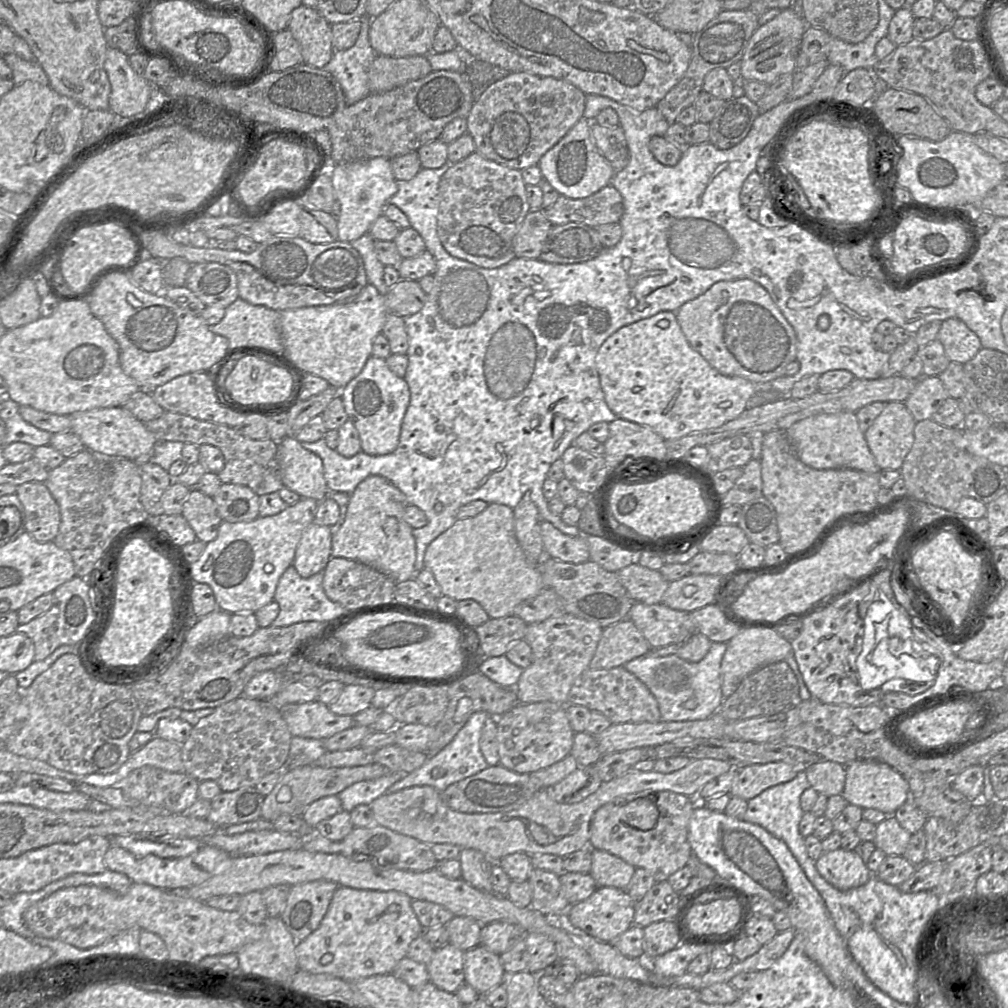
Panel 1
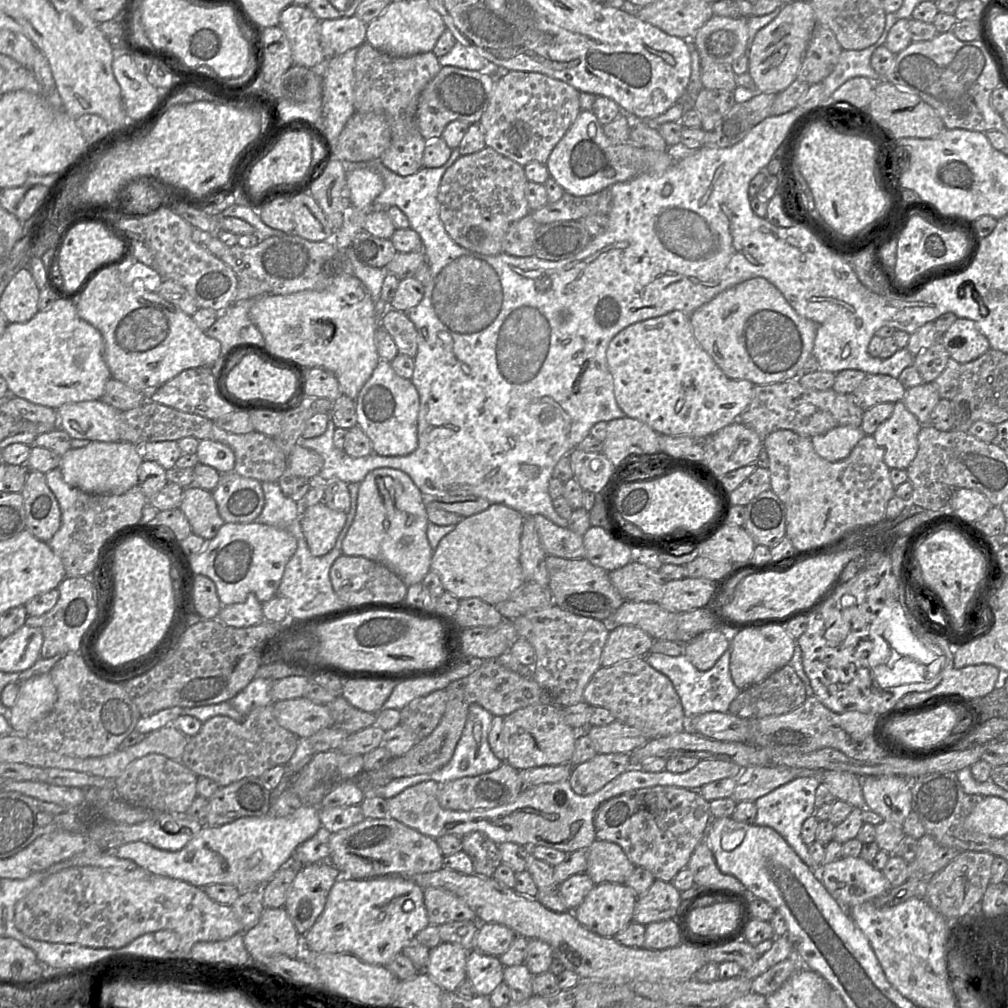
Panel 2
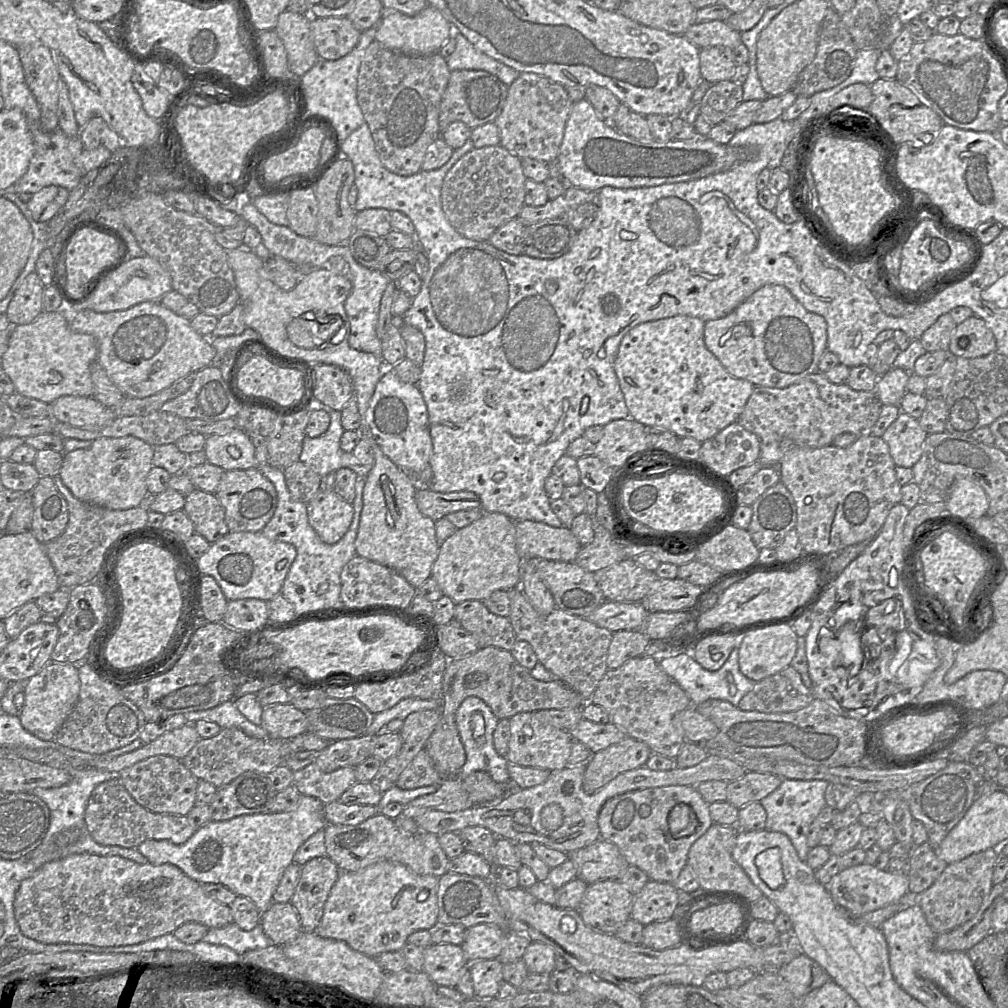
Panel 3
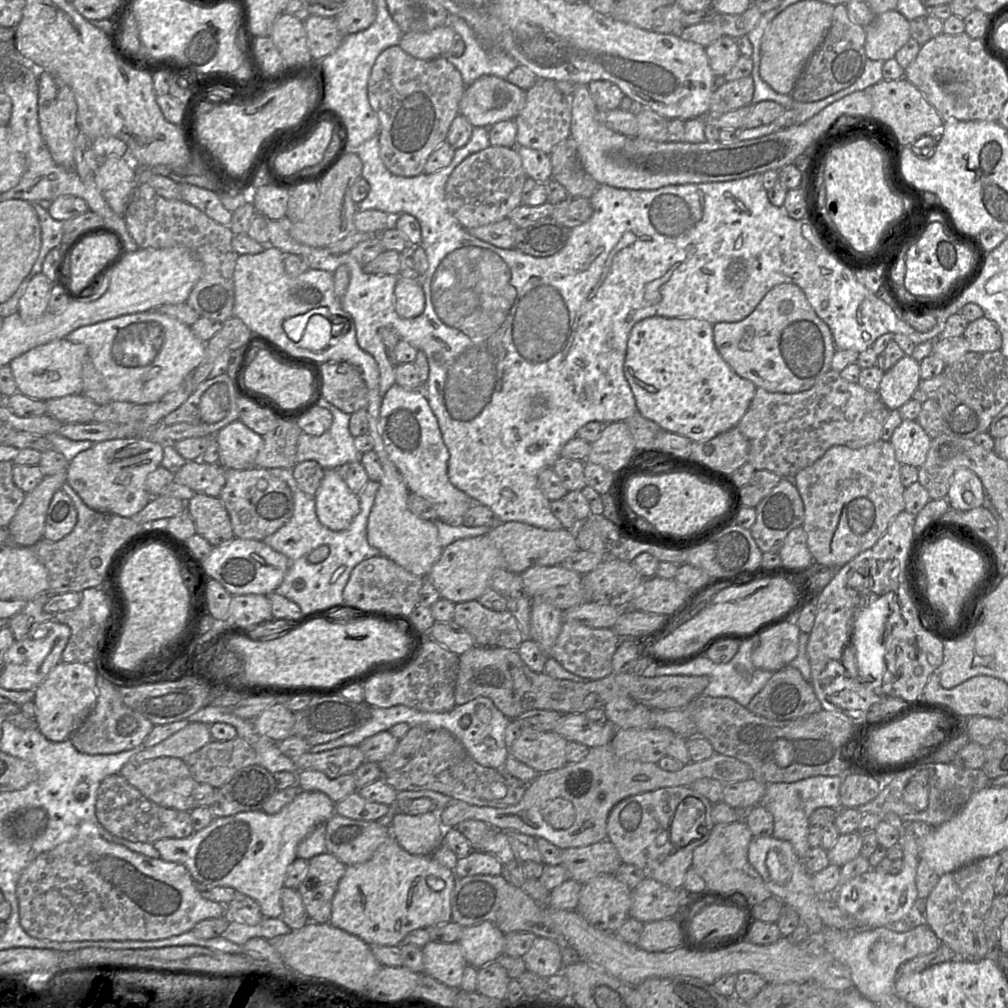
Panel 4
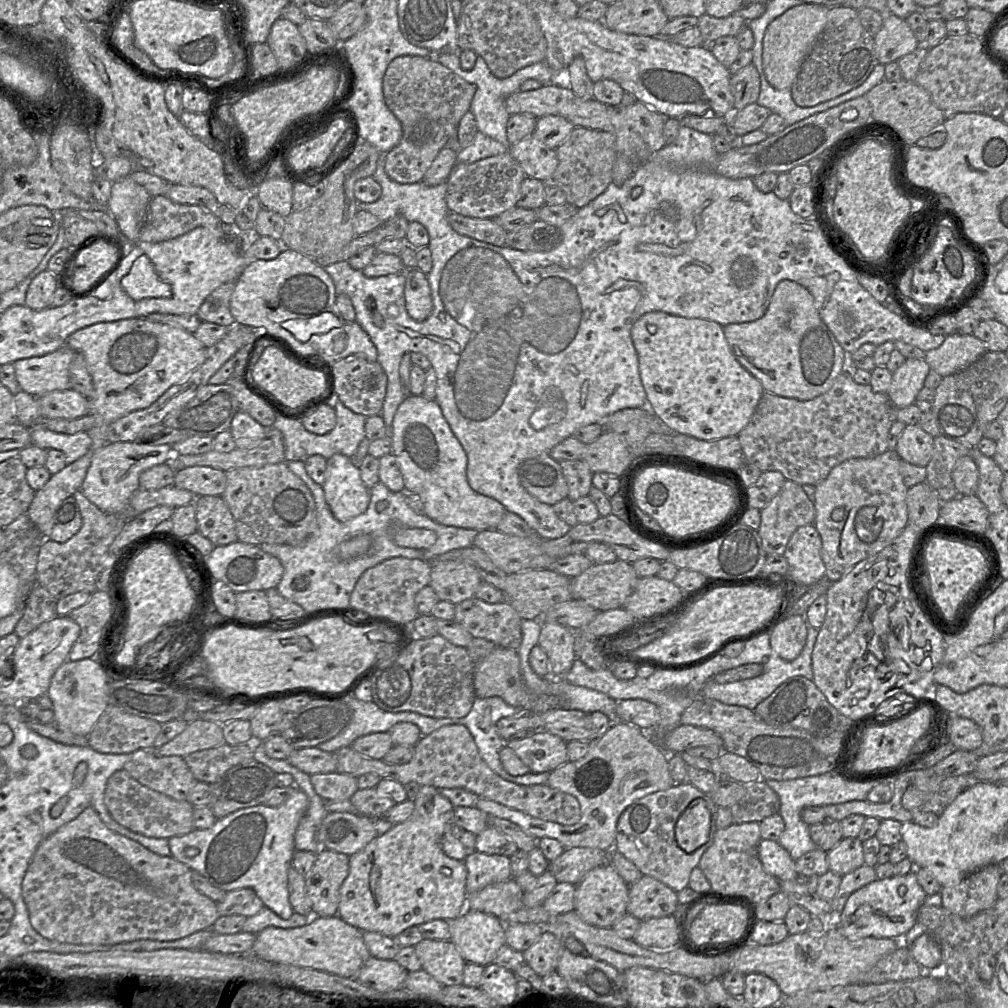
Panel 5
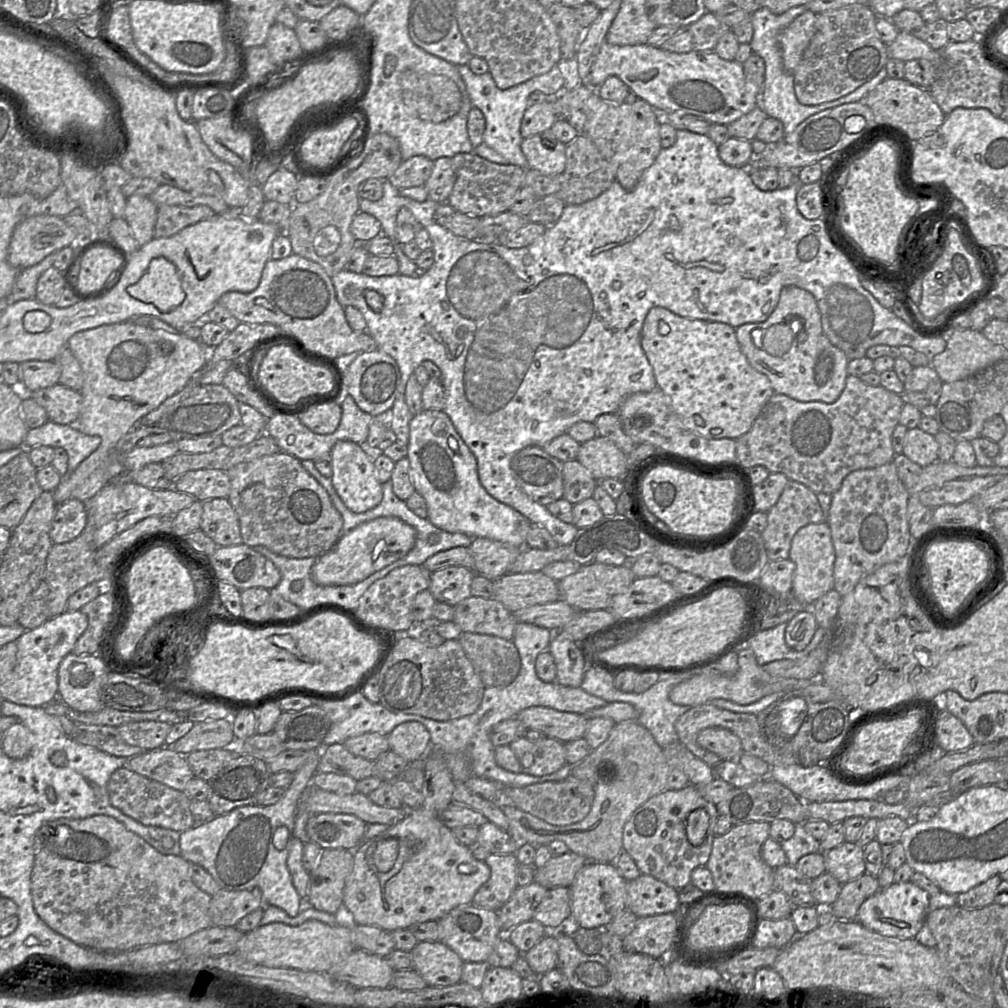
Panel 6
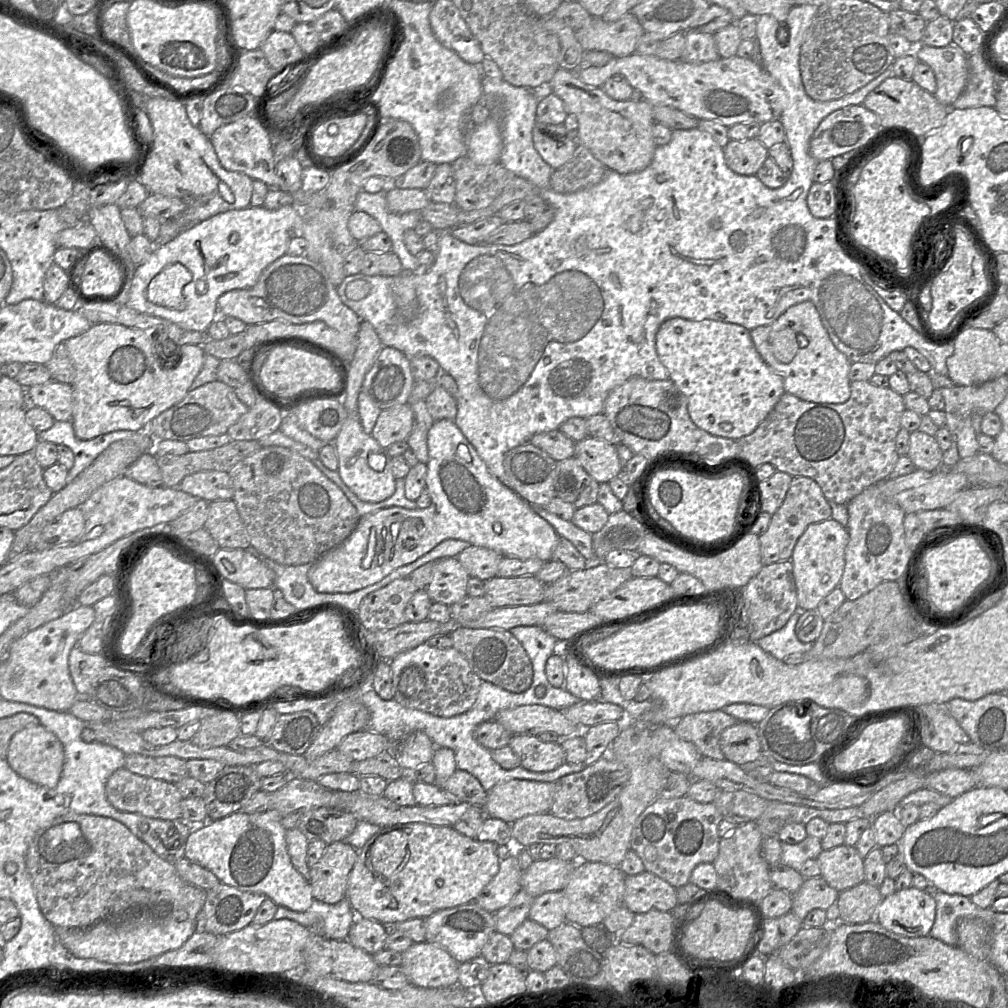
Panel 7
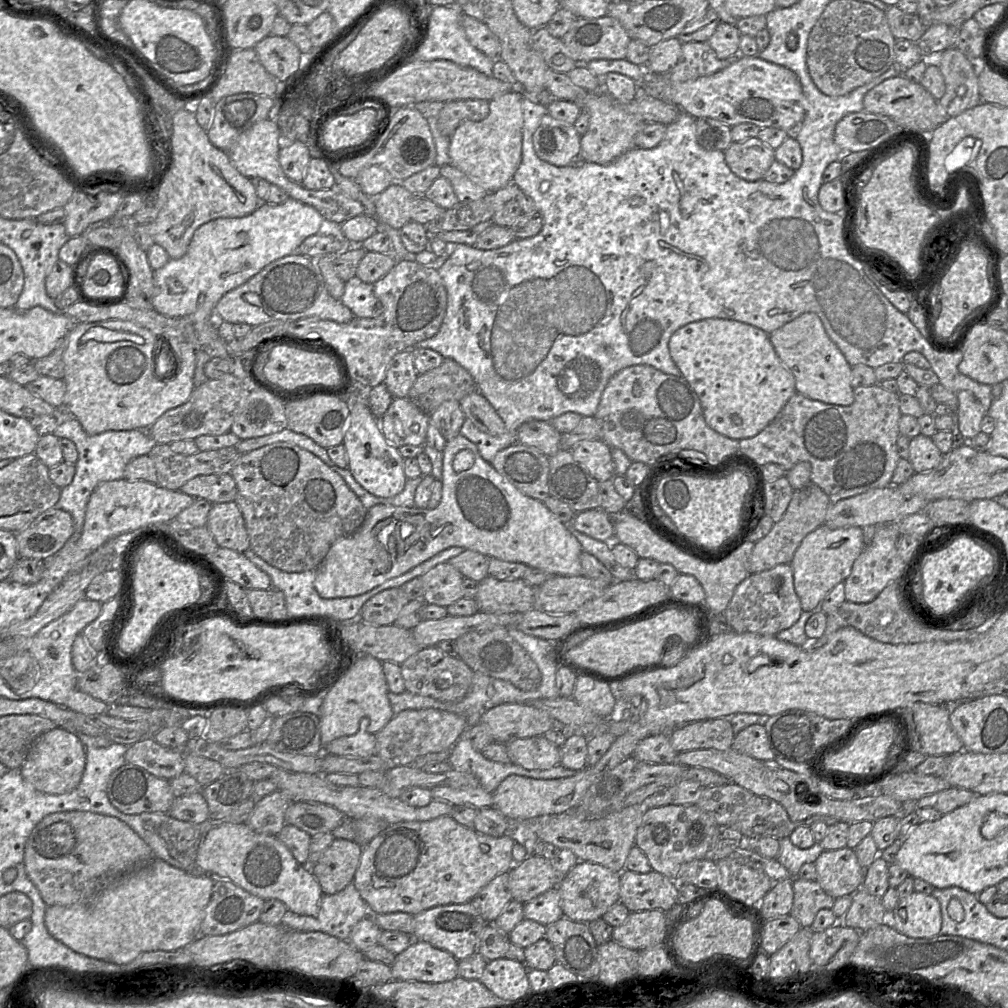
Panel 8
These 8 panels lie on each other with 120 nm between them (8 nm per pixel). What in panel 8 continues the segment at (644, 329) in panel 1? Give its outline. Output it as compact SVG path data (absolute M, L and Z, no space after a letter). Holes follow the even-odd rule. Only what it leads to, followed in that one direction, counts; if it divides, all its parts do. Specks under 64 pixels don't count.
M721 318L694 321L671 335L668 348L682 377L697 394L707 425L729 438L741 440L757 435L796 393L795 378L775 352L769 334L753 325Z

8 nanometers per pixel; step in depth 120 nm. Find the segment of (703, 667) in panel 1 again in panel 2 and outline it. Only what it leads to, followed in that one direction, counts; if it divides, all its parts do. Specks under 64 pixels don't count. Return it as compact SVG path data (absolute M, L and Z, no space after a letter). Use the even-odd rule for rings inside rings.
M731 647L707 671L698 670L684 654L671 657L658 653L649 653L645 656L645 660L651 667L670 679L680 698L684 715L688 721L695 716L708 712L728 712L729 705L741 692L734 684L730 674L730 656Z

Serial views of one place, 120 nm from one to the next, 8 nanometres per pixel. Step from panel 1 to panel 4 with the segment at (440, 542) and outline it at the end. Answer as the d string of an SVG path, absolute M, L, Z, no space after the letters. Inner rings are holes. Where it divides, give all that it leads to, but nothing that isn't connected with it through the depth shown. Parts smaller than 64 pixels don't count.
M481 535L457 540L445 547L426 580L438 590L441 598L456 604L478 600L491 588L492 577L497 569L507 569L505 559L487 535Z

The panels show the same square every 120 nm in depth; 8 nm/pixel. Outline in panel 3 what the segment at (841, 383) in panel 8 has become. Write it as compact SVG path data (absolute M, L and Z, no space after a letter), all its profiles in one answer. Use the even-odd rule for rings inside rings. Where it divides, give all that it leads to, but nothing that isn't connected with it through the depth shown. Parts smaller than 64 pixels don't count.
M764 285L728 315L722 318L706 321L704 326L704 341L706 347L719 359L727 372L733 377L748 380L755 386L784 388L798 382L808 374L819 372L819 360L827 350L827 323L823 316L808 311L786 287L782 285Z

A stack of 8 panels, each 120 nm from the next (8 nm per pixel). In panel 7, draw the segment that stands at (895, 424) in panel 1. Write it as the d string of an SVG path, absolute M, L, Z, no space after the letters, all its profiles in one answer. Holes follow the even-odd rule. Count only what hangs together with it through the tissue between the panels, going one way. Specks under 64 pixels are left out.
M920 430L910 433L907 456L917 469L929 472L938 470L942 465L943 454L935 436Z

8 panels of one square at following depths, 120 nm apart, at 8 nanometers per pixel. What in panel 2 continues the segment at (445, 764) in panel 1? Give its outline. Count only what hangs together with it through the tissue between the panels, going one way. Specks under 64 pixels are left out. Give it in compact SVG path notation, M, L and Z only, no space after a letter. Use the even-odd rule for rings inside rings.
M476 703L470 705L462 735L457 743L451 760L445 766L432 773L417 774L414 776L393 779L386 786L378 790L377 796L381 796L388 800L398 795L404 789L420 782L435 781L438 784L446 784L450 781L463 777L479 776L481 774L496 770L503 762L494 755L488 742L488 735L491 729L493 717L494 716L490 712L485 710L480 705Z

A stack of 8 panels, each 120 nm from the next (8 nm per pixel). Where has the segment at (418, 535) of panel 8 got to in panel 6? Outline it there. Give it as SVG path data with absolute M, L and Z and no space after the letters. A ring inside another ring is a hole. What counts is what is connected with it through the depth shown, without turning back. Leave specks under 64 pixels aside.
M423 410L410 422L407 458L413 486L426 501L428 520L449 533L464 533L524 548L530 521L521 513L493 498L481 485L477 461L442 410ZM379 517L343 533L334 547L318 557L311 577L322 586L352 585L403 558L414 547L416 530L396 517Z

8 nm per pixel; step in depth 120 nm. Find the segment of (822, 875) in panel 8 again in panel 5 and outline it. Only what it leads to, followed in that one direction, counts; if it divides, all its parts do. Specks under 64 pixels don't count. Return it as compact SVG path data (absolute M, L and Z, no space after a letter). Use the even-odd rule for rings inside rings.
M842 838L827 852L829 870L840 876L848 874L864 864L863 843L858 838Z

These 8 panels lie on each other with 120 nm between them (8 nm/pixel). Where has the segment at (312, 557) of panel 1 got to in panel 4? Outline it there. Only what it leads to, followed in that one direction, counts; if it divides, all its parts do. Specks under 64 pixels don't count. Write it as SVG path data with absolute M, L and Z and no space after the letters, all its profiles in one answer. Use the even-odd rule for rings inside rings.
M325 469L315 503L319 521L335 532L346 530L360 511L358 495L350 490L337 469Z

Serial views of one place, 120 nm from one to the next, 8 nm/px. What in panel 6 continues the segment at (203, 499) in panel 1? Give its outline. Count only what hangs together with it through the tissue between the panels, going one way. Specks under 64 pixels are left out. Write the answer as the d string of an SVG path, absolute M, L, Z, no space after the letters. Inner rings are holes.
M227 498L203 502L202 530L218 547L242 544L238 516Z

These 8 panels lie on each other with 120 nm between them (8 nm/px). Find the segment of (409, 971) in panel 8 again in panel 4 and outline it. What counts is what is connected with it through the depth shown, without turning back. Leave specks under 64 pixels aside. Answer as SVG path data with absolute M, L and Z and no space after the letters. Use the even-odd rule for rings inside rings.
M429 941L421 949L423 973L451 988L459 989L467 965L459 944Z

